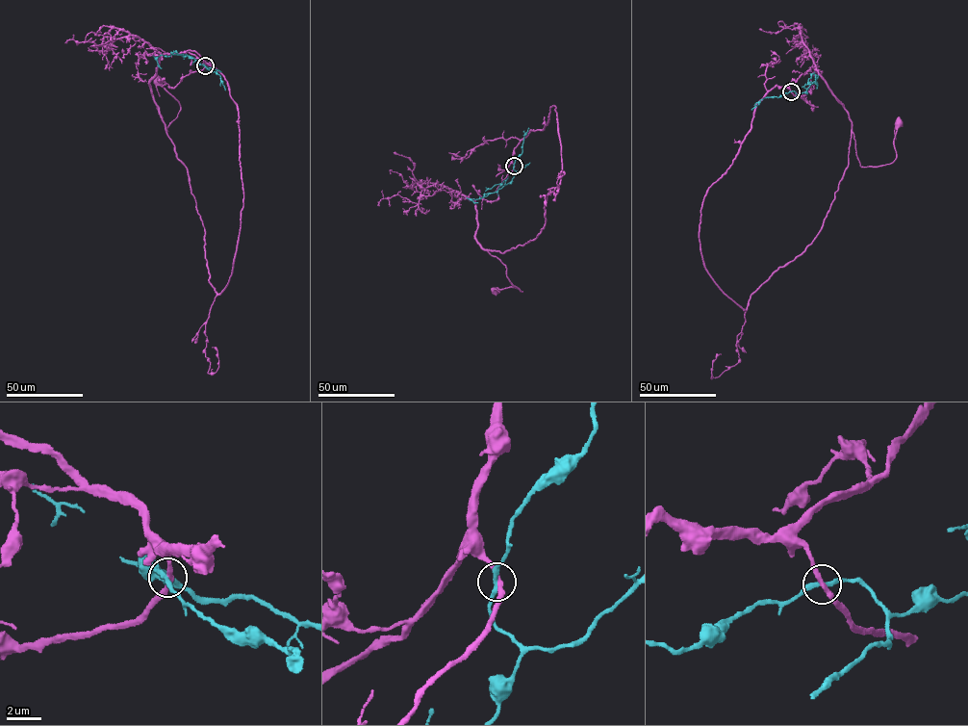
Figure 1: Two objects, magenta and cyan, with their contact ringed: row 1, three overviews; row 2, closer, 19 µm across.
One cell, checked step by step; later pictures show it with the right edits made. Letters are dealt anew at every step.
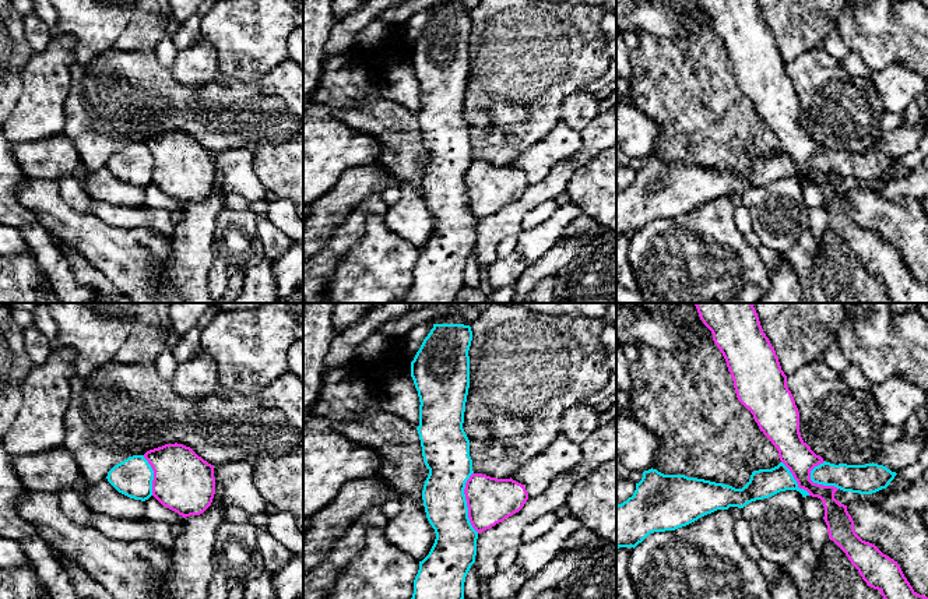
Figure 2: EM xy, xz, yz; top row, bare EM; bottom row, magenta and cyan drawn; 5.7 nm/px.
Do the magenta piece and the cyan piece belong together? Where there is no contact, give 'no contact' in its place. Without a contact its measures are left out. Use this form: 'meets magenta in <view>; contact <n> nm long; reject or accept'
meets magenta in xz; contact 360 nm long; reject

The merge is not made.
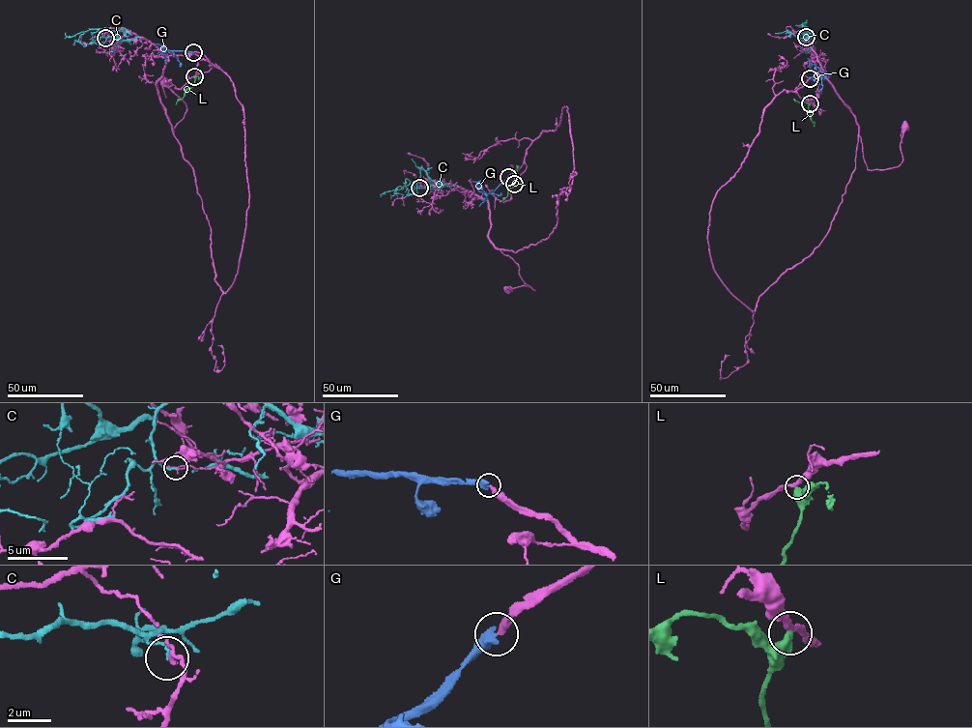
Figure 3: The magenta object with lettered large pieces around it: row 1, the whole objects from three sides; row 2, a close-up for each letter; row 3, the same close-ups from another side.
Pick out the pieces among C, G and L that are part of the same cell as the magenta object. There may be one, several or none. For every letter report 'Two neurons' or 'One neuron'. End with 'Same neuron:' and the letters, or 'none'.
C: Two neurons
G: Two neurons
L: Two neurons
Same neuron: none

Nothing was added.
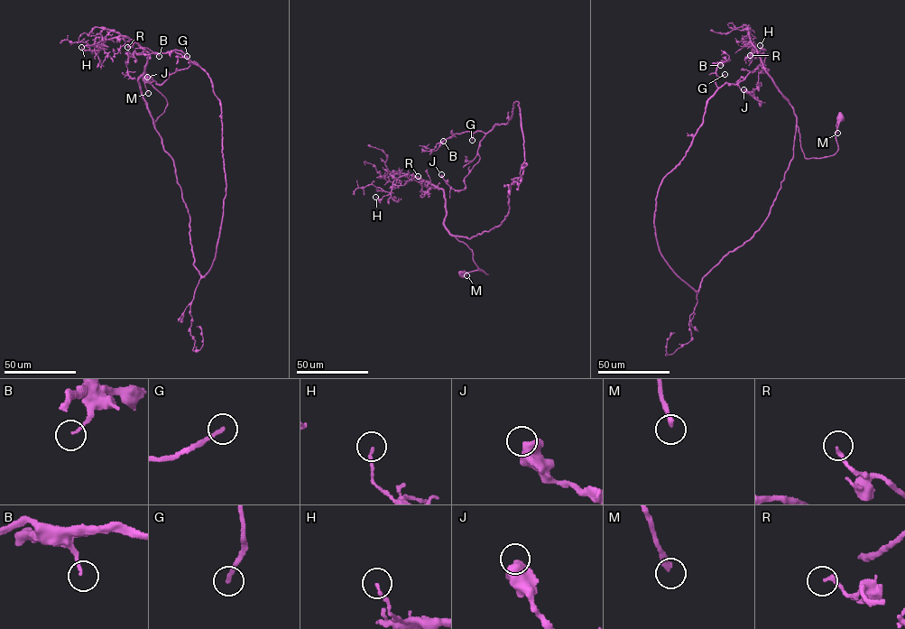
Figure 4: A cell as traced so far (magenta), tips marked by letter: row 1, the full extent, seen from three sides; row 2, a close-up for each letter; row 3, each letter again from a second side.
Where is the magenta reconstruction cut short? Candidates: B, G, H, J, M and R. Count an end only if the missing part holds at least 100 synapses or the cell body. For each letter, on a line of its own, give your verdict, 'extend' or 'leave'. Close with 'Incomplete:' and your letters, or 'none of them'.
B: leave
G: leave
H: leave
J: leave
M: leave
R: leave
Incomplete: none of them

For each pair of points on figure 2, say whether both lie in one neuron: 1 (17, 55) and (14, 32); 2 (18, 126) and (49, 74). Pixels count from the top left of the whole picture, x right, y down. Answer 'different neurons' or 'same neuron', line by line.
1: same neuron
2: same neuron

